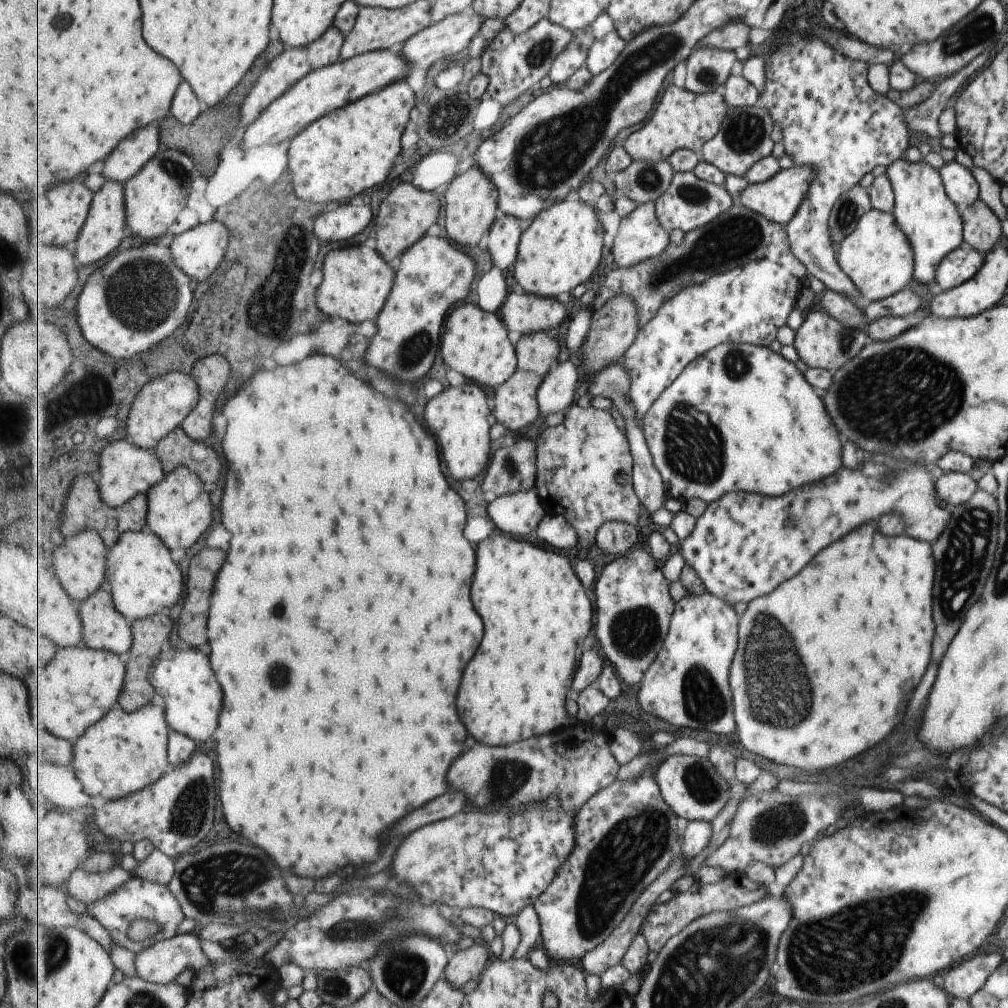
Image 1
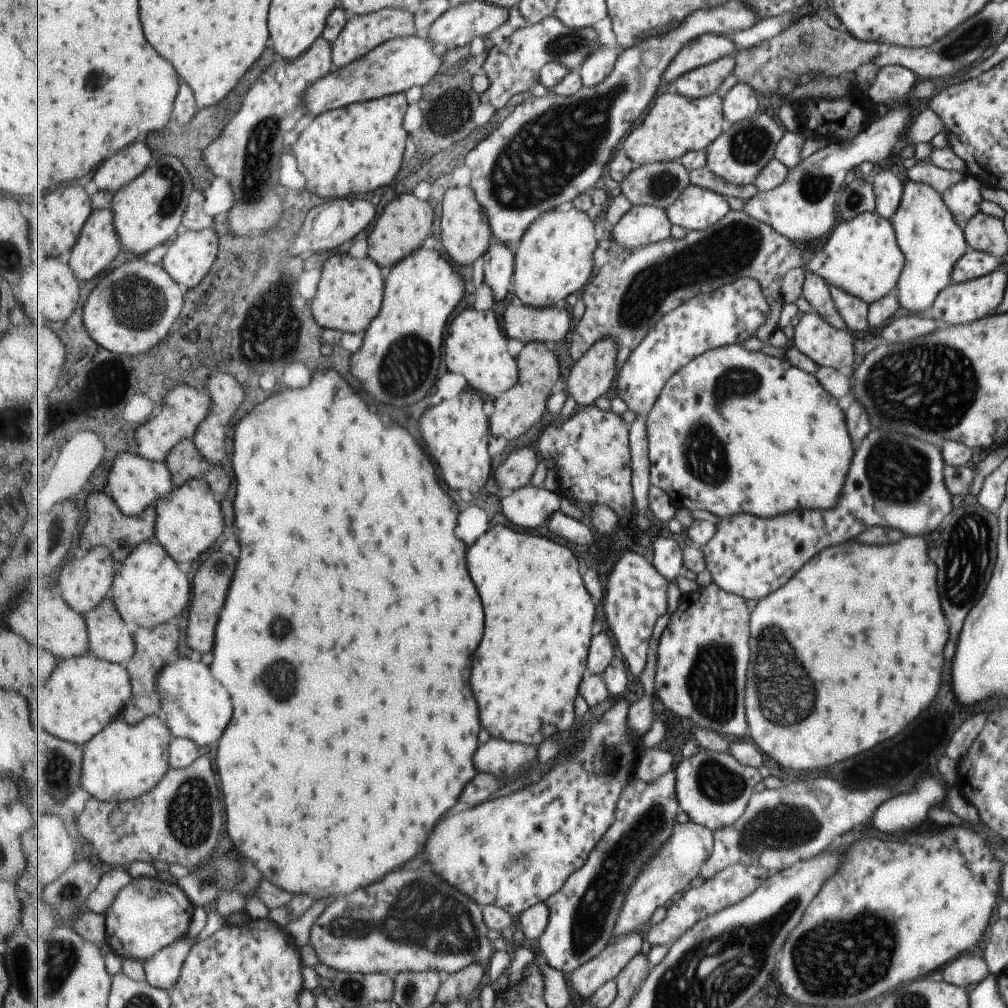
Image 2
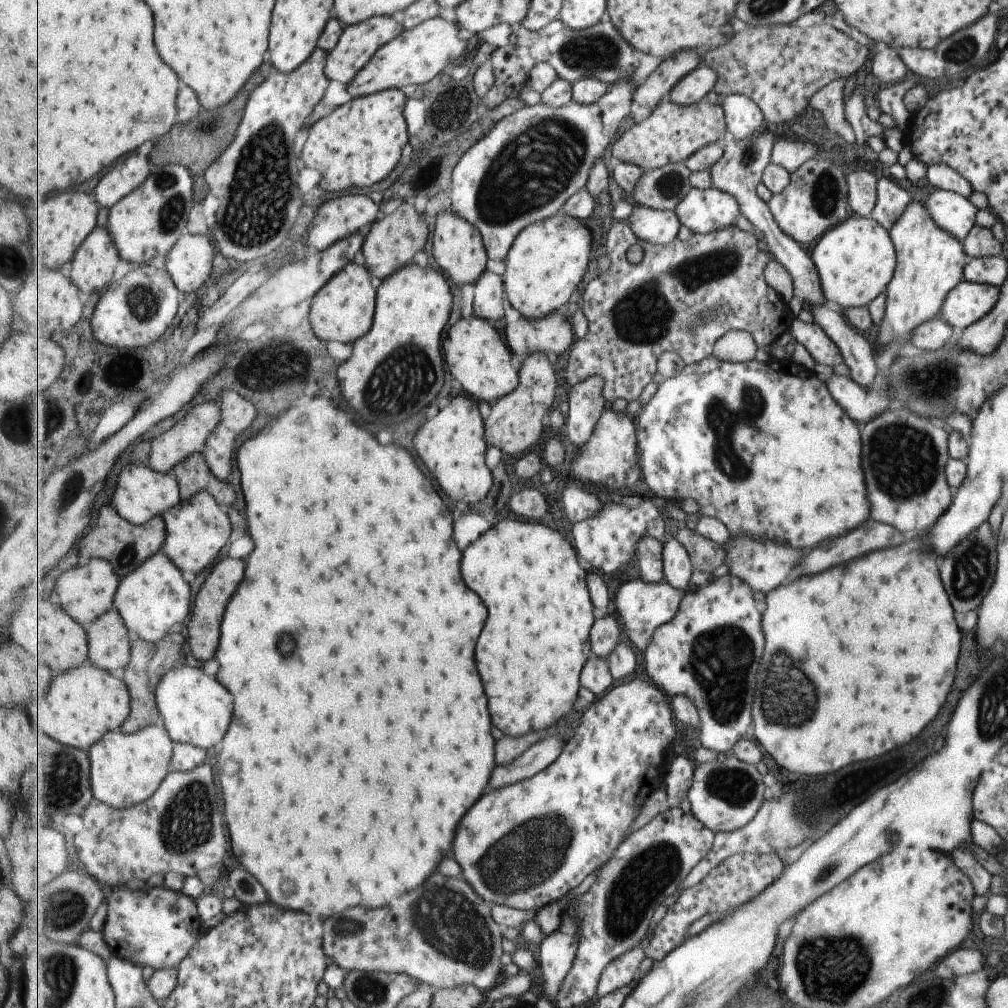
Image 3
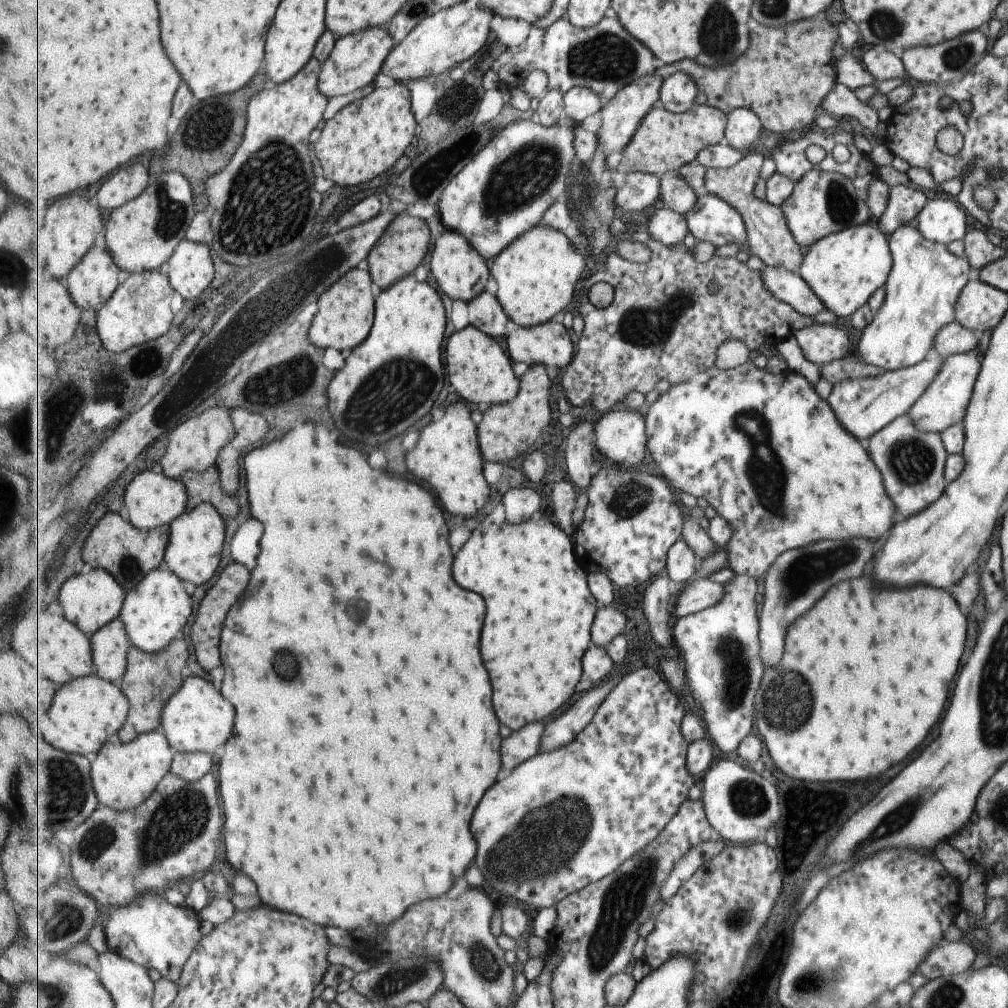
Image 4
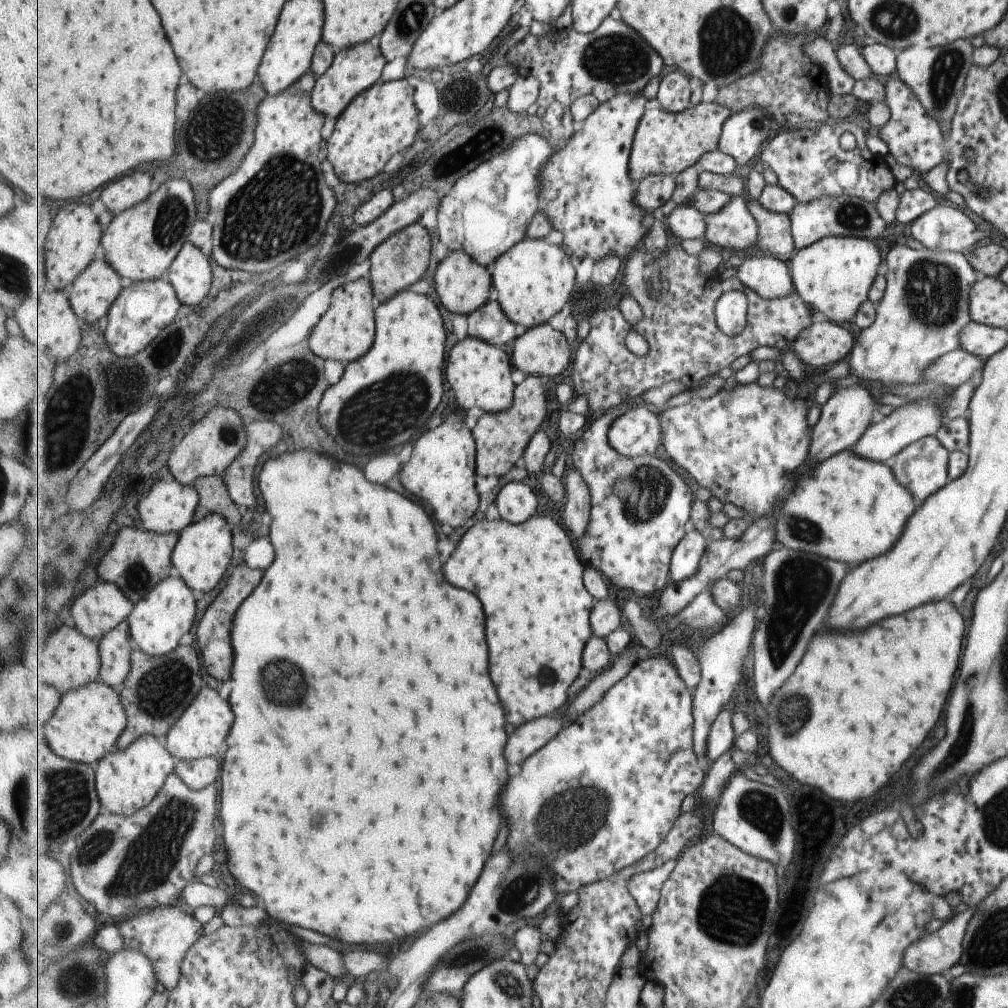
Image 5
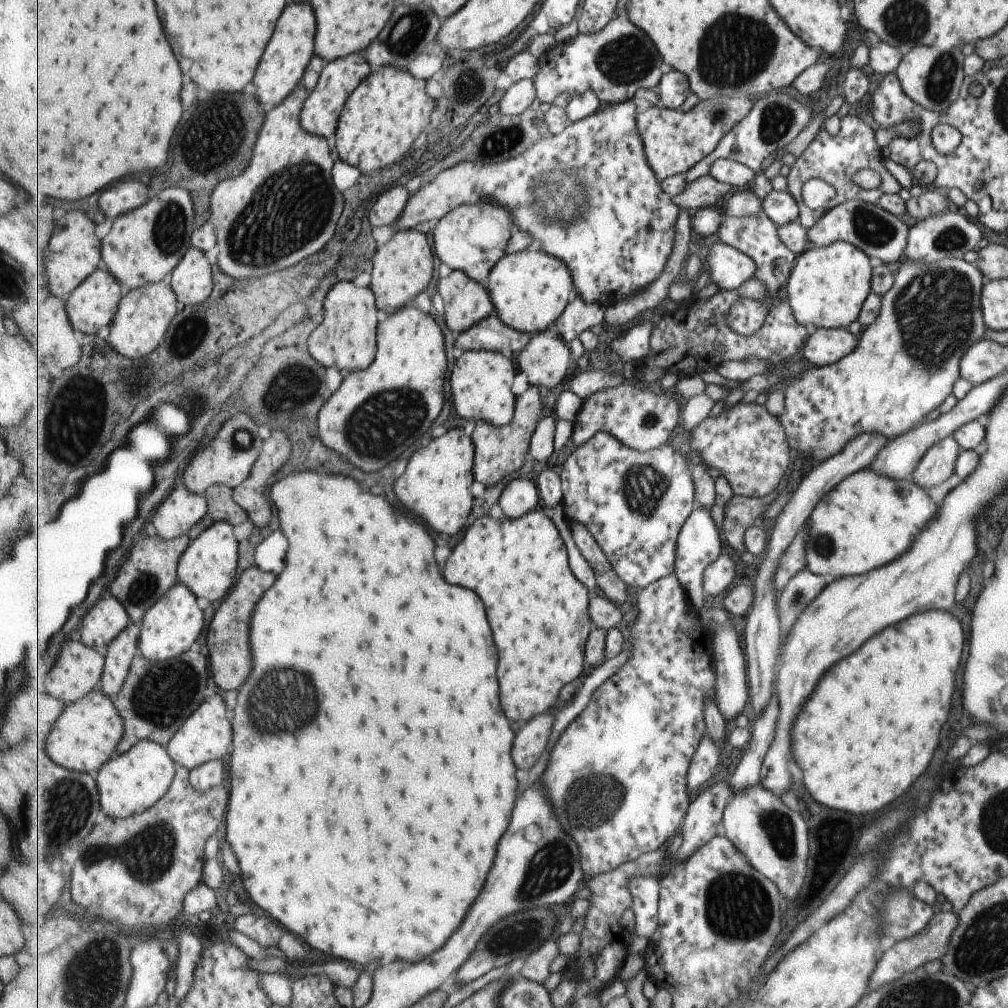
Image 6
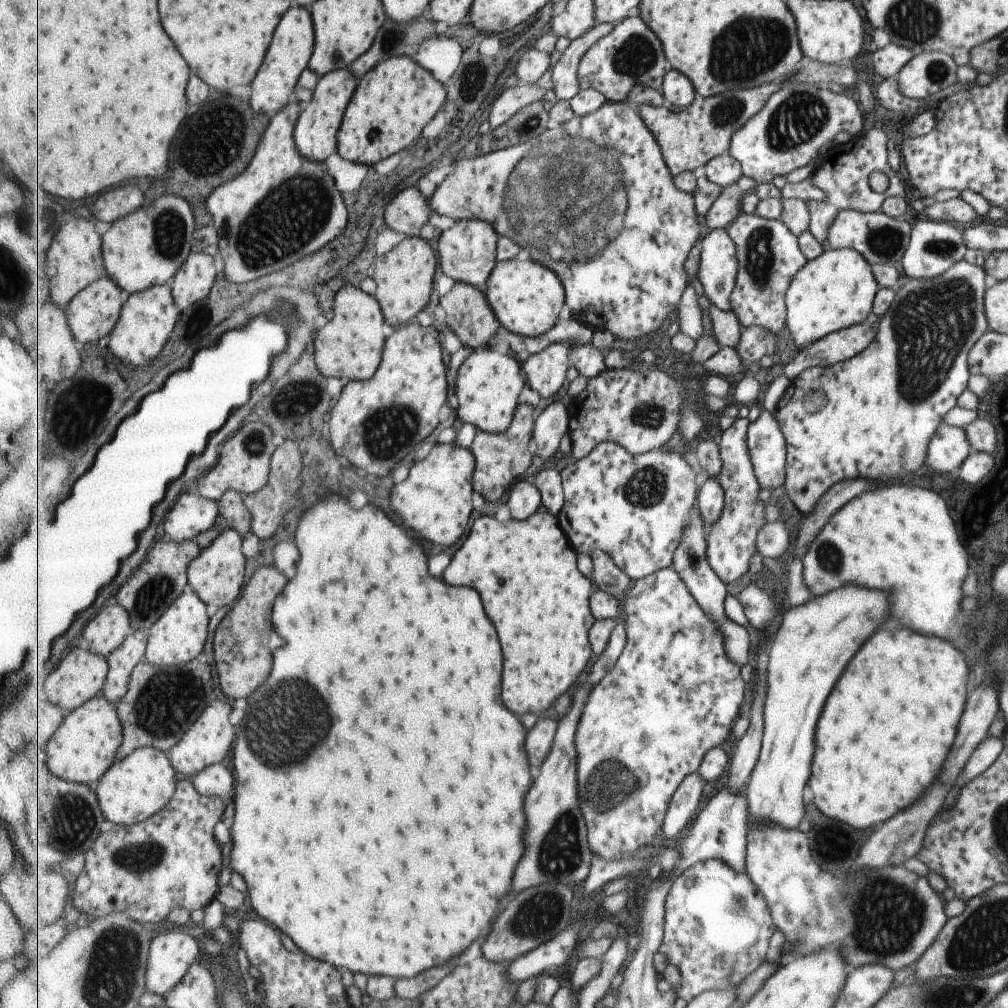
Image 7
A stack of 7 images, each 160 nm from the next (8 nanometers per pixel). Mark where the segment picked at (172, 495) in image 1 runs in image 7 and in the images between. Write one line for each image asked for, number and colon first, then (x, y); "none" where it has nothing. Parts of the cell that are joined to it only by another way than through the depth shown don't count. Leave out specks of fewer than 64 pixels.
2: (190, 520)
3: (197, 529)
4: (197, 538)
5: (204, 551)
6: (209, 566)
7: (217, 575)

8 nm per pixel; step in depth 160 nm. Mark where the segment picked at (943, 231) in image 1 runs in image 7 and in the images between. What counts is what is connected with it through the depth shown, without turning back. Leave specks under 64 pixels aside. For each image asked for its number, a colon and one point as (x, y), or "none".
2: (930, 240)
3: (929, 261)
4: (924, 281)
5: (924, 305)
6: (906, 362)
7: (872, 415)

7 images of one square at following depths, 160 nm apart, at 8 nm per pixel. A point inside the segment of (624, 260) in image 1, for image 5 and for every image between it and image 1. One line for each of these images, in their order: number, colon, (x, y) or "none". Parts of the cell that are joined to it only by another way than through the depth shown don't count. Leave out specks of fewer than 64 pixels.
2: (641, 225)
3: (658, 227)
4: (667, 226)
5: (686, 222)

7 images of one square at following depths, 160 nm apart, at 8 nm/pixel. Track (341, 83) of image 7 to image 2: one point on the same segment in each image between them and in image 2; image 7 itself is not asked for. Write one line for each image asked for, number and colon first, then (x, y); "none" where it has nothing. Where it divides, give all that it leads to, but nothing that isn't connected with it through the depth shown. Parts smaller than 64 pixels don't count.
2: (364, 33)
3: (358, 45)
4: (356, 60)
5: (356, 69)
6: (340, 79)

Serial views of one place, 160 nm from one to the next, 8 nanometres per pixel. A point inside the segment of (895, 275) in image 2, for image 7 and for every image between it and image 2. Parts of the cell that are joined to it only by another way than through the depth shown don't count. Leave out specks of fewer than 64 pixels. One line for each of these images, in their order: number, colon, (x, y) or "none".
3: (855, 260)
4: (843, 269)
5: (832, 276)
6: (828, 285)
7: (835, 290)

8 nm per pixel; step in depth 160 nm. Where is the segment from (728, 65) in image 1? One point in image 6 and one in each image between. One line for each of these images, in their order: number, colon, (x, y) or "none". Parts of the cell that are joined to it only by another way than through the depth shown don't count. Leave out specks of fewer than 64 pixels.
2: (706, 80)
3: (693, 88)
4: (679, 91)
5: (674, 93)
6: (674, 88)

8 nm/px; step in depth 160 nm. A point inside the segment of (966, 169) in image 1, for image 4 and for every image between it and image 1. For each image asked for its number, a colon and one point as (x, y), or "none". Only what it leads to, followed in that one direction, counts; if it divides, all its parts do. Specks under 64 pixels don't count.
2: (962, 199)
3: (951, 211)
4: (941, 221)

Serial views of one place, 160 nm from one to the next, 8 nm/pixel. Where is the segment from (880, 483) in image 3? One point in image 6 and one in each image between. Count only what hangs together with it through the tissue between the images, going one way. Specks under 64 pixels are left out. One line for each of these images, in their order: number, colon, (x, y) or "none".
4: (911, 463)
5: (920, 467)
6: (936, 464)

